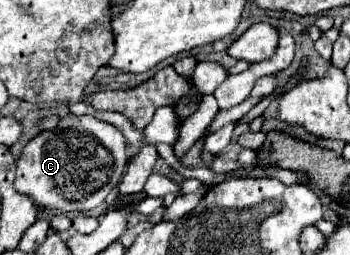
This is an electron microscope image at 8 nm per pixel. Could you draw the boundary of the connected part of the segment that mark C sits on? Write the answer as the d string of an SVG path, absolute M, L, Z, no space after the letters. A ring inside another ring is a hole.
M64 116L52 130L40 132L34 140L26 144L22 150L20 160L16 162L16 190L20 194L26 194L34 200L36 206L42 208L54 208L62 214L72 212L88 212L104 202L108 192L120 182L124 168L128 164L128 152L126 152L126 138L124 134L108 122L98 120L96 116Z

